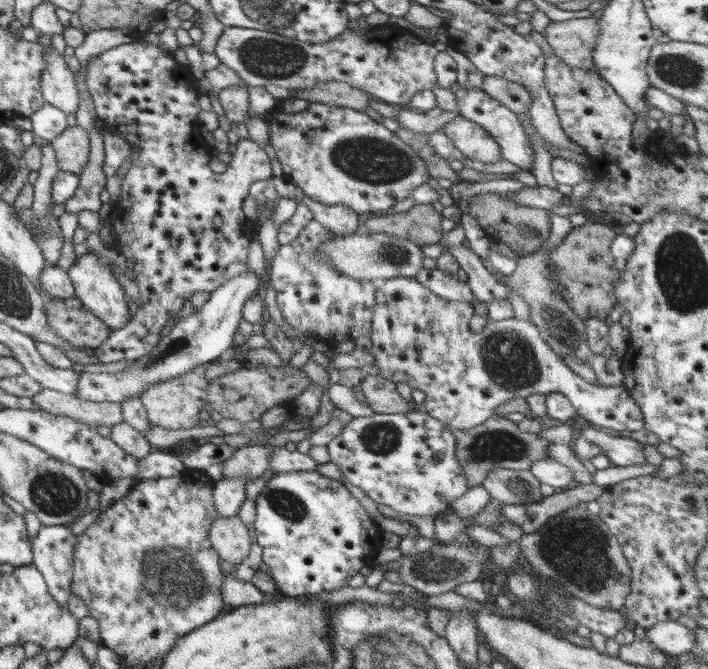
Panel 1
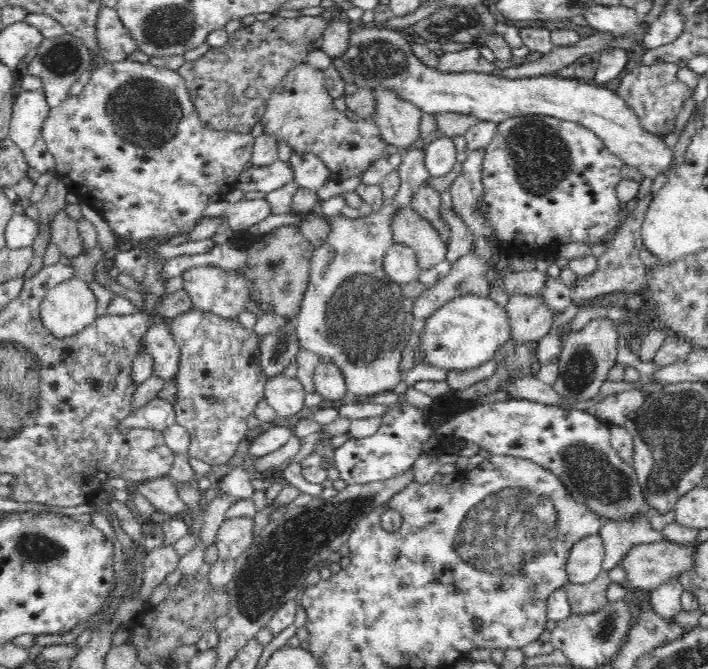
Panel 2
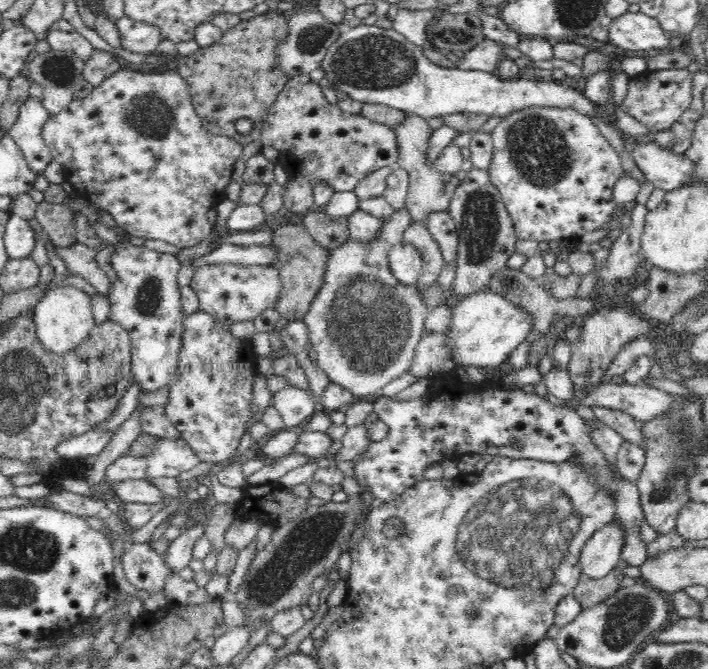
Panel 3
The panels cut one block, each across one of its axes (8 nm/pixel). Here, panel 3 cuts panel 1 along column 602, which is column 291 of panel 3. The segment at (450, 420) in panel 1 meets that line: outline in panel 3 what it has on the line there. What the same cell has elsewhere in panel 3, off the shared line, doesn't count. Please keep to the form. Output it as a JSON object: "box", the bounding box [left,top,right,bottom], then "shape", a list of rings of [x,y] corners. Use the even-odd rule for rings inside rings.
{"box":[274,385,315,430],"shape":[[[289,385],[274,394],[274,407],[282,416],[285,429],[298,430],[314,416],[315,402],[311,393]]]}

